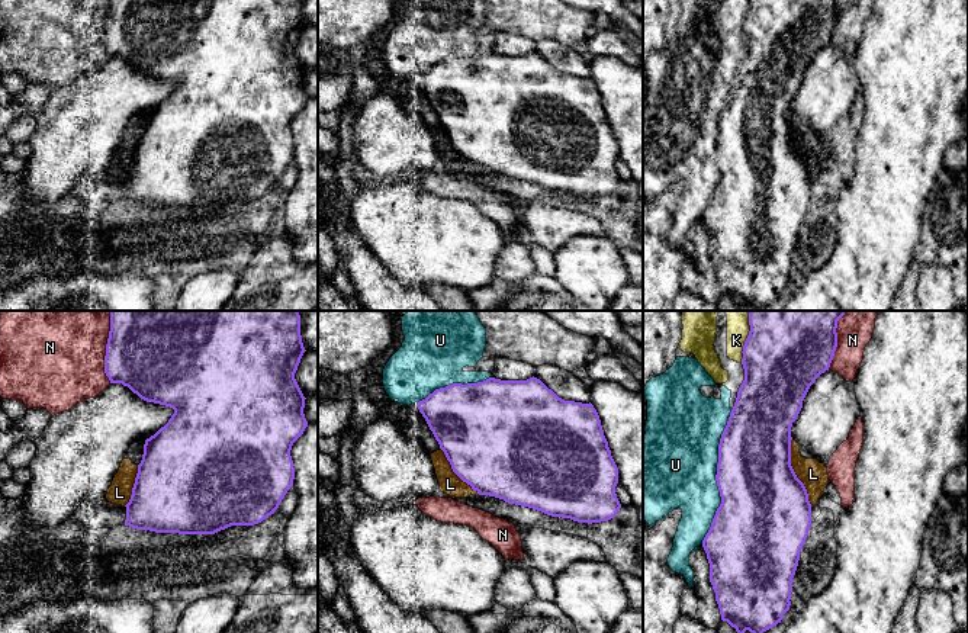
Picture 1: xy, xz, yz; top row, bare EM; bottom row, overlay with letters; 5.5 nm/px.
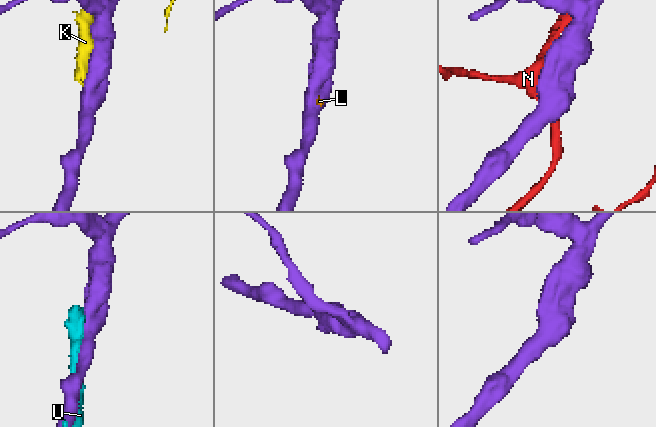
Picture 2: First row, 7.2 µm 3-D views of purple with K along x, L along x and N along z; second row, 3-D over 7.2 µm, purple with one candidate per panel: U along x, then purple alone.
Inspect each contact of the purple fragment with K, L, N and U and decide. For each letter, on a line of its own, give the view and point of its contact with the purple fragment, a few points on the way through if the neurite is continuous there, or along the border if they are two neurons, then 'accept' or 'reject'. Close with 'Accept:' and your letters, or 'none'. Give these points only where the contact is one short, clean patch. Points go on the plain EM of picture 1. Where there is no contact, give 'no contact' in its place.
K: contact yz (745, 19); reject
L: contact yz (794, 147); reject
N: contact xy (106, 29); reject
U: contact yz (716, 151); reject
Accept: none

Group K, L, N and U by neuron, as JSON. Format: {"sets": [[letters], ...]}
{"sets": [["K", "U"], ["L"], ["N"]]}

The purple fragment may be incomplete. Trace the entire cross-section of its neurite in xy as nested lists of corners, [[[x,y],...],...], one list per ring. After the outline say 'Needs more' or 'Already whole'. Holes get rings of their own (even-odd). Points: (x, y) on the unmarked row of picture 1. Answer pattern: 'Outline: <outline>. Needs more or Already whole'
Outline: [[[110,0],[104,48],[147,77],[174,84],[168,97],[145,115],[126,181],[125,200],[179,209],[215,209],[231,200],[254,200],[274,189],[293,161],[293,118],[308,96],[295,48],[305,28],[300,0]]]. Already whole

